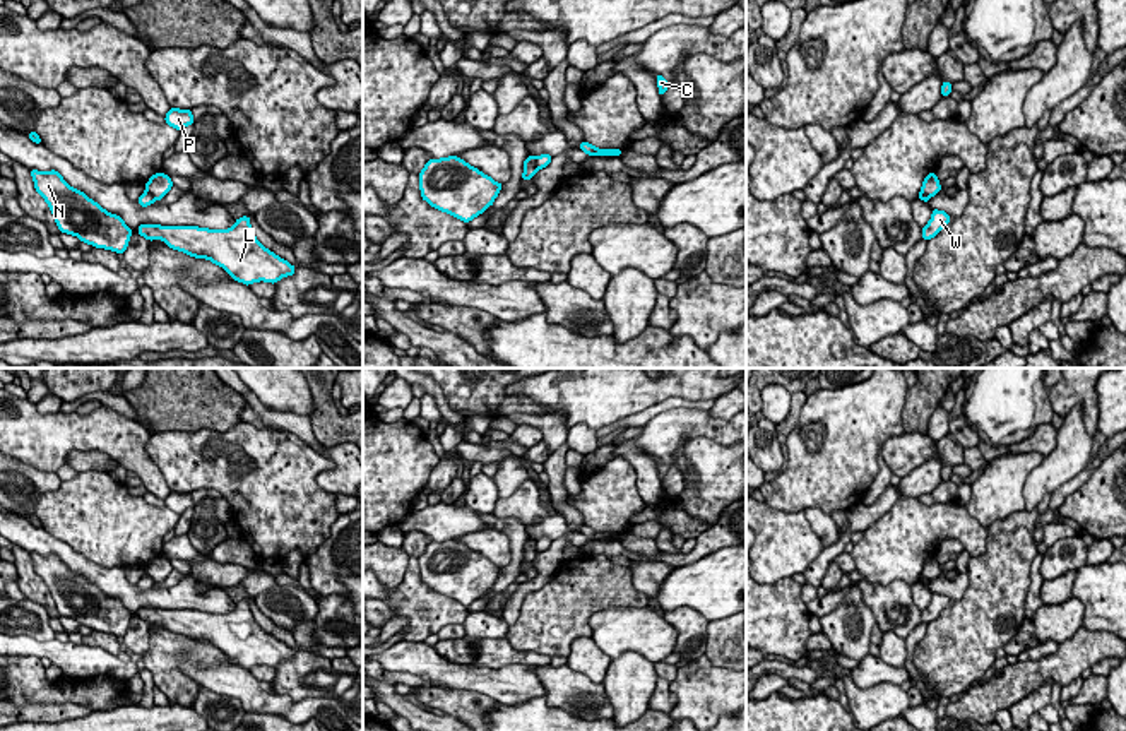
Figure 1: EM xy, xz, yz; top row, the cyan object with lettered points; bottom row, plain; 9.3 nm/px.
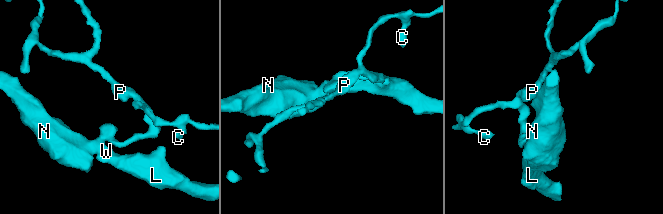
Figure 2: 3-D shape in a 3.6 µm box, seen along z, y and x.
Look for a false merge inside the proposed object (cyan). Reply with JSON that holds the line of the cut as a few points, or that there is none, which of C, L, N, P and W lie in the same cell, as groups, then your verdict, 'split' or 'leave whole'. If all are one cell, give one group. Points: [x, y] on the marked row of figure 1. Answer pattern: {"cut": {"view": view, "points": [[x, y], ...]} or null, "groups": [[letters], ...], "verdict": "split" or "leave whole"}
{"cut": {"view": "xz", "points": [[534, 158], [536, 170]]}, "groups": [["C", "P"], ["L", "N", "W"]], "verdict": "split"}

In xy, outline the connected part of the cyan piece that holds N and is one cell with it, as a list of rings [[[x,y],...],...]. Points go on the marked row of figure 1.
[[[31,169],[34,188],[46,200],[60,233],[77,236],[96,248],[123,253],[132,229],[116,214],[110,214],[86,193],[72,188],[58,171]]]

